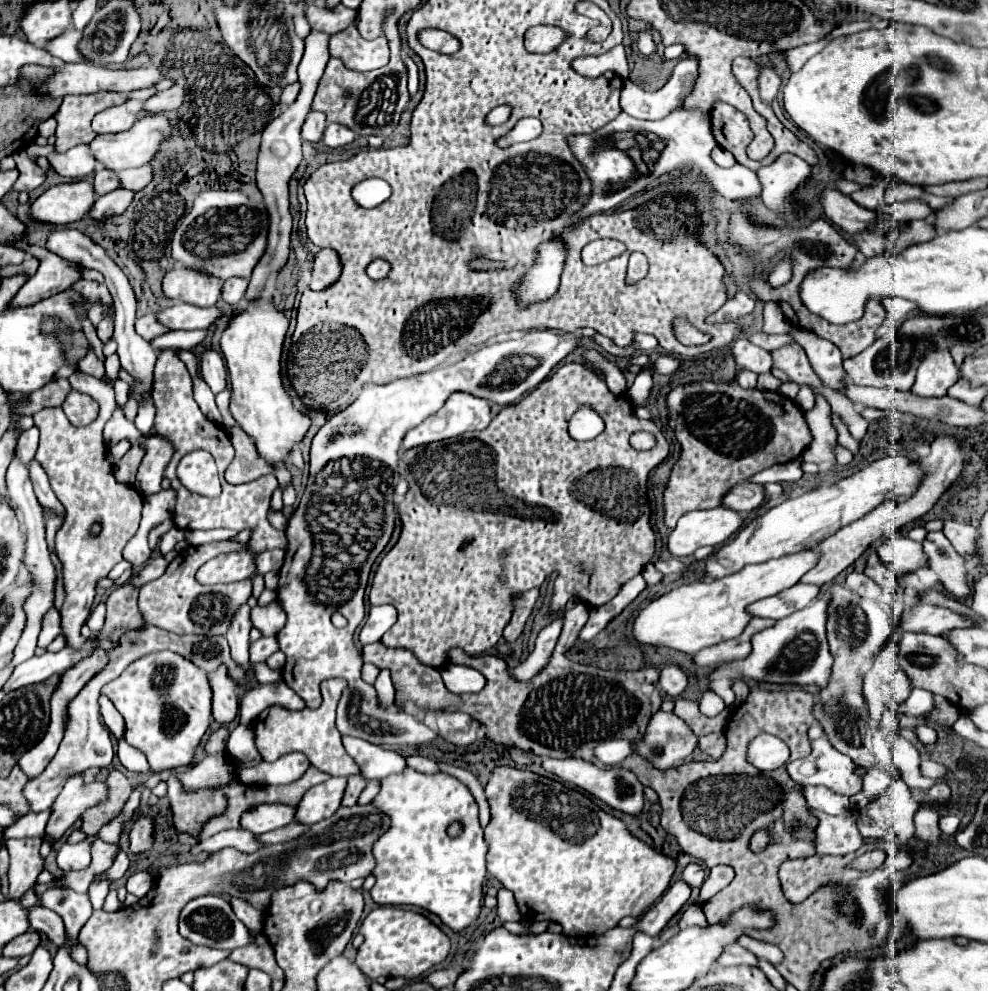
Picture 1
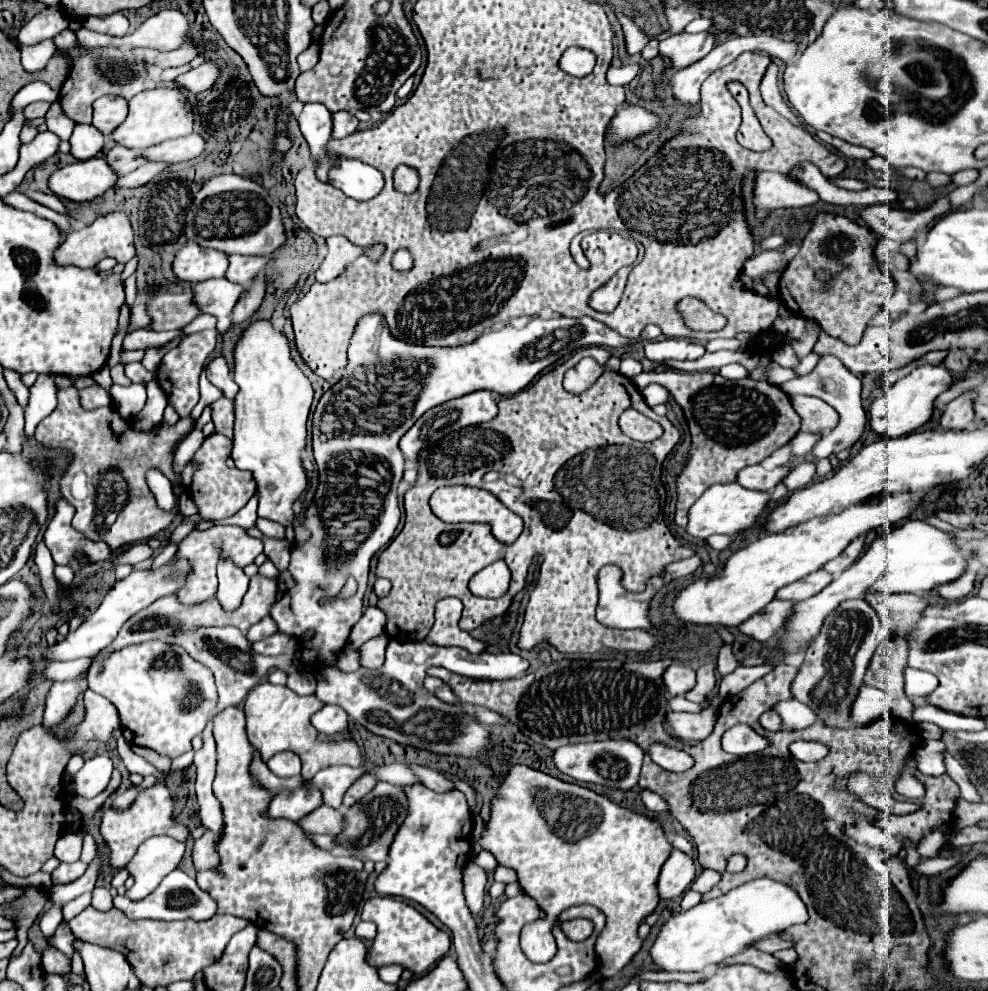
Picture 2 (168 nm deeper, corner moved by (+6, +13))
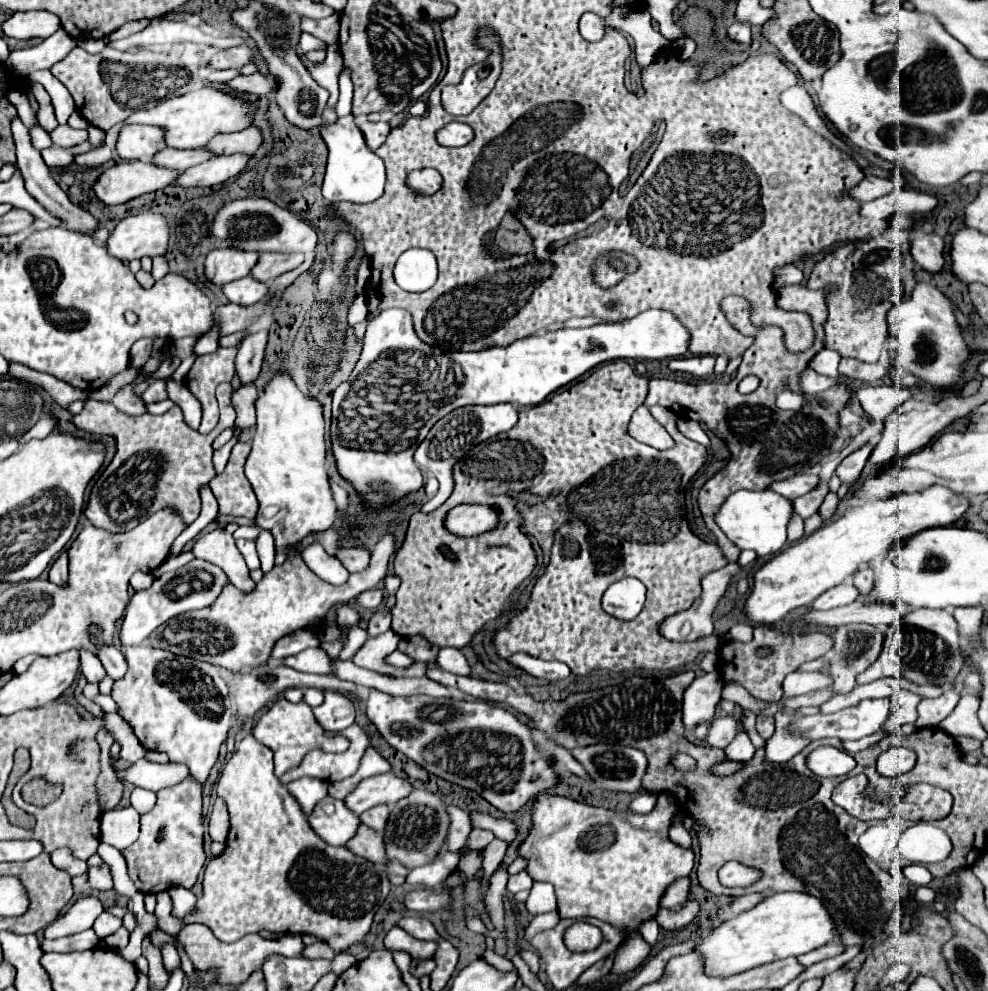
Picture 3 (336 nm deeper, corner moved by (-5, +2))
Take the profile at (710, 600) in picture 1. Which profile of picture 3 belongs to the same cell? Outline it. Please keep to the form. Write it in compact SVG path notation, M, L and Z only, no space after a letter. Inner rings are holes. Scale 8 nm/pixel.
M933 485L921 493L899 493L885 501L865 501L759 567L753 575L753 587L743 605L743 615L753 625L781 623L793 609L811 605L823 591L843 583L873 557L885 555L895 541L909 539L923 529L951 525L967 511L967 507L967 495L957 495L941 485Z

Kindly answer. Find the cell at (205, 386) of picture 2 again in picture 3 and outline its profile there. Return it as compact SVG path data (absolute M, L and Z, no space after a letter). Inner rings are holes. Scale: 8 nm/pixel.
M243 277L243 279L237 279L237 281L231 281L231 283L223 285L225 297L231 303L241 305L241 307L249 307L249 305L259 303L267 295L267 291L269 291L269 285L259 283L251 277Z

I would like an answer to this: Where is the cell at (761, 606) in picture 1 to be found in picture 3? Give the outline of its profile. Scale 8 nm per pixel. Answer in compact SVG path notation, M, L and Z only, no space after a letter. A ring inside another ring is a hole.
M841 583L825 593L821 593L813 603L811 609L835 609L835 607L843 607L853 603L859 597L859 591L849 585L849 583Z

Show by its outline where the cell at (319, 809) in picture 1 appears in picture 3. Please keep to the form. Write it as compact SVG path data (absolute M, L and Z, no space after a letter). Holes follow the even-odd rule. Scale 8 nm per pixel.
M391 773L367 777L357 783L357 787L345 797L347 809L353 813L363 813L381 803L397 803L411 793L411 785Z

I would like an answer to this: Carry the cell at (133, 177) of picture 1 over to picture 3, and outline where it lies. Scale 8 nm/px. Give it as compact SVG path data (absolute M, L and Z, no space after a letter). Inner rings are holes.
M247 127L237 133L227 133L213 137L205 145L205 149L215 149L215 157L227 155L227 153L253 153L261 145L261 133L255 127Z

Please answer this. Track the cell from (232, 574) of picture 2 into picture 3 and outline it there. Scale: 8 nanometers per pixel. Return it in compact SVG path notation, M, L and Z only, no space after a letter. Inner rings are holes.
M221 527L209 531L203 535L191 549L191 553L197 559L209 561L217 567L221 567L227 573L227 579L231 585L235 585L241 593L251 593L255 589L255 583L249 579L249 569L243 561L243 555L239 553L233 535L227 535Z

